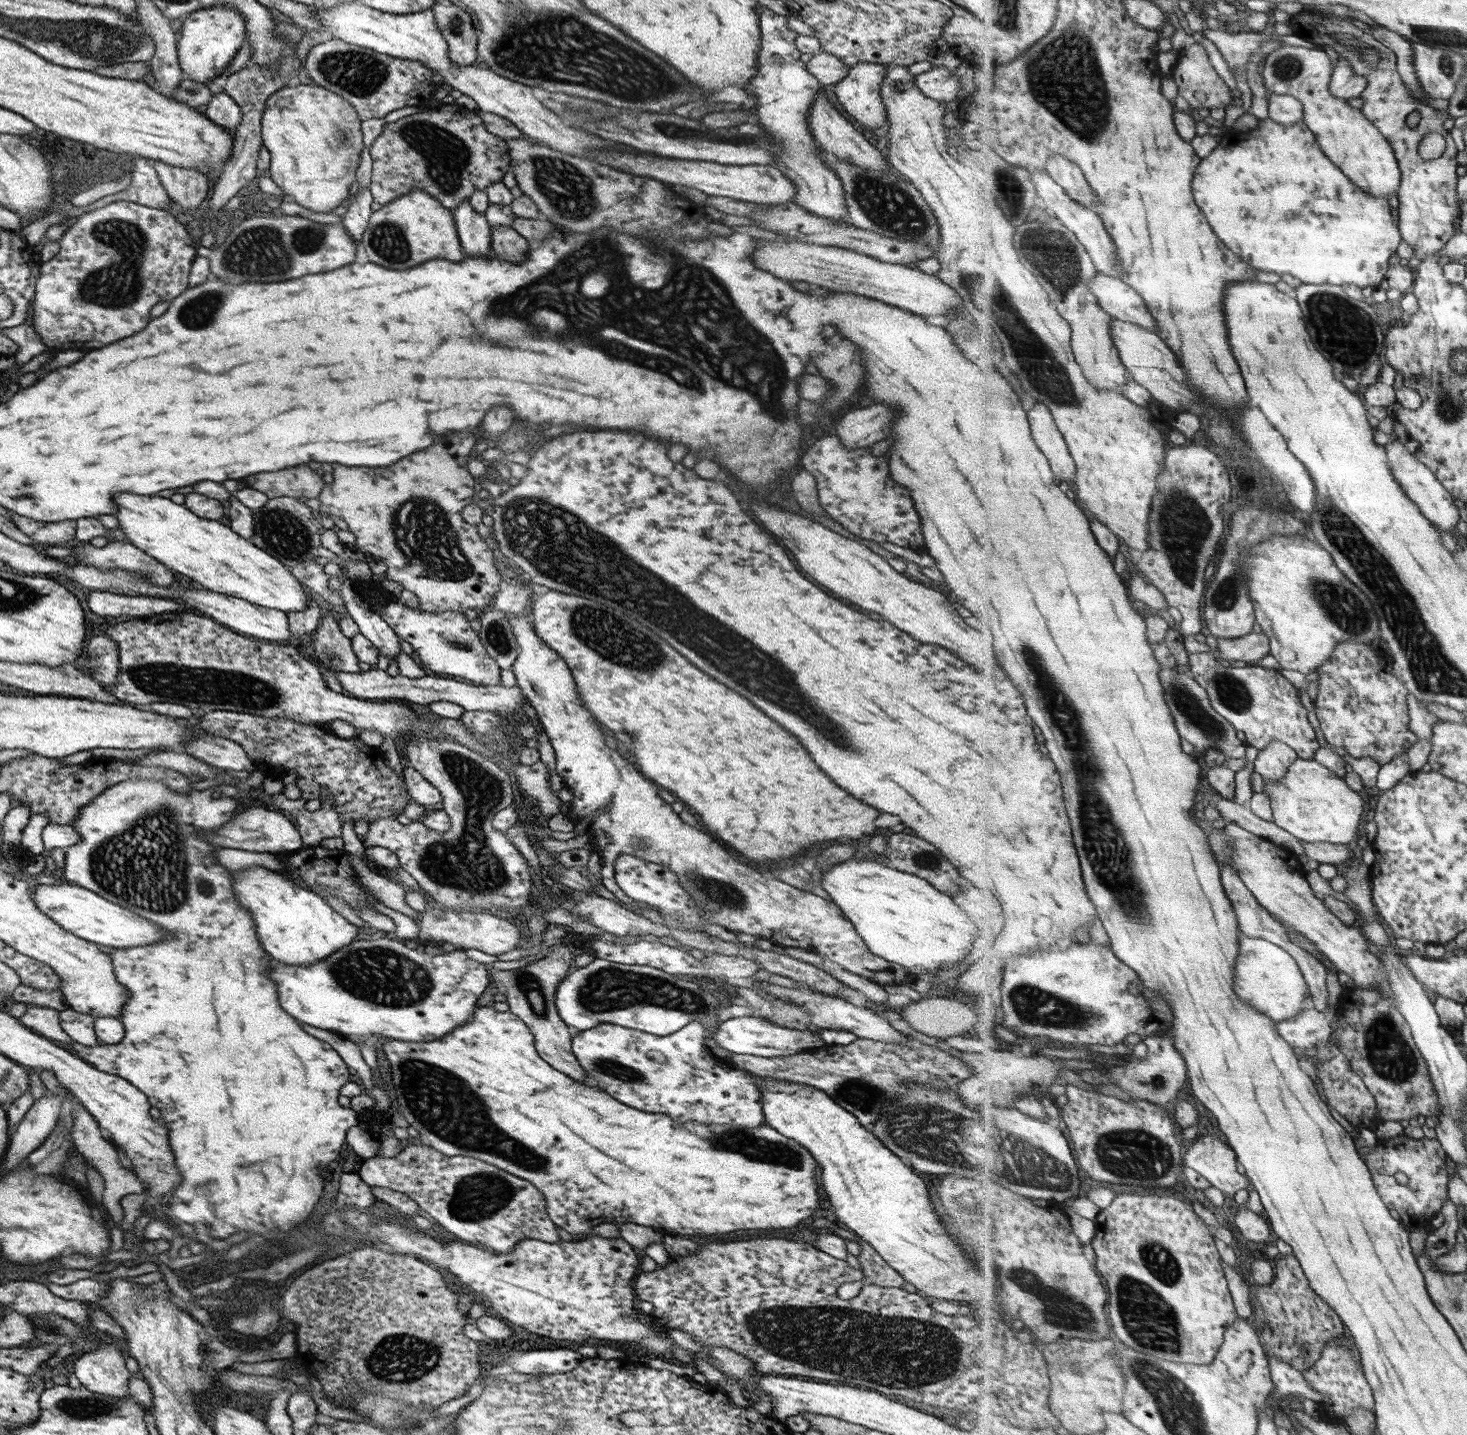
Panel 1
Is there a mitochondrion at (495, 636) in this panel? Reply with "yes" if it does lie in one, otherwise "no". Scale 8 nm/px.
yes

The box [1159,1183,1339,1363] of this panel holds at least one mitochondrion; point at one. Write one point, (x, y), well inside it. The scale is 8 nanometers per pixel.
(1302, 1346)

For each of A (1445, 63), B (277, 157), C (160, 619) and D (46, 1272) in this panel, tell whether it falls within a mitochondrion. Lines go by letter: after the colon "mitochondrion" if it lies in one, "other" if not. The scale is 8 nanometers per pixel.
A: mitochondrion
B: other
C: other
D: other

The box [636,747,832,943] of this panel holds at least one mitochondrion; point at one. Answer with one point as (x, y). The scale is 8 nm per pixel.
(726, 895)

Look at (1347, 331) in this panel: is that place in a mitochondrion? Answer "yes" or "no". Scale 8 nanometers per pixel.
yes

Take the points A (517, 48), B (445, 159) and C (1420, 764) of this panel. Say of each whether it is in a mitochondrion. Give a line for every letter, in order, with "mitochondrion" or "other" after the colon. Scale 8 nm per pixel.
A: mitochondrion
B: mitochondrion
C: other

